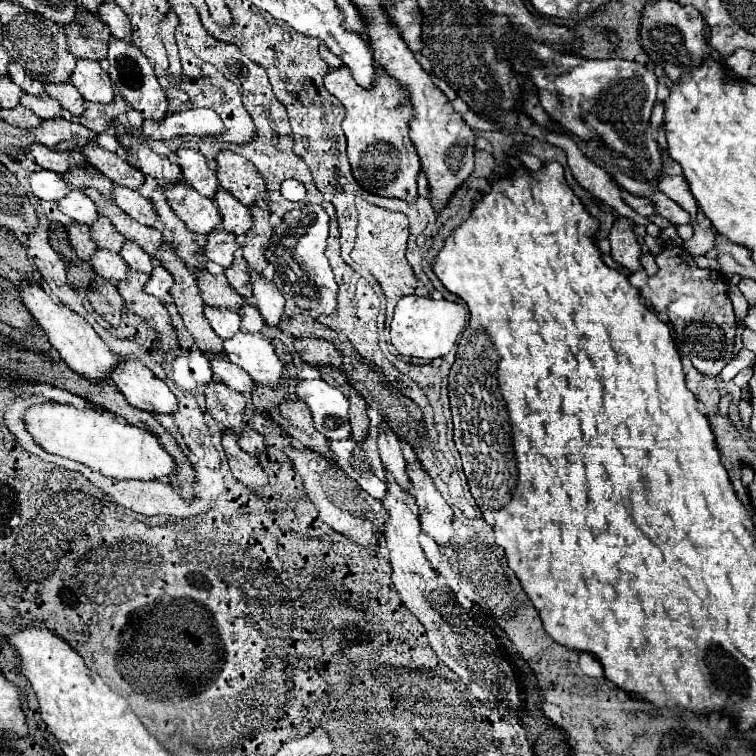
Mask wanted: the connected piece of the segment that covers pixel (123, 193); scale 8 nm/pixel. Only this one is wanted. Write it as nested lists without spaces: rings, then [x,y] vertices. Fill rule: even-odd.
[[[115,185],[111,197],[113,197],[113,201],[117,203],[117,207],[121,211],[125,211],[127,215],[131,215],[141,225],[151,225],[151,227],[155,225],[153,205],[151,205],[149,199],[141,197],[139,191],[133,191],[133,189],[125,189],[125,187]]]

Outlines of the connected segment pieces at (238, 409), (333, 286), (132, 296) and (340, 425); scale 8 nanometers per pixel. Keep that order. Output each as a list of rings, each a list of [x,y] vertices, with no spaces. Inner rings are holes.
[[[211,381],[205,389],[207,413],[227,429],[245,427],[245,399],[241,393],[231,391],[221,381]]]
[[[303,205],[287,211],[281,219],[281,225],[273,229],[273,237],[269,239],[271,245],[267,249],[267,261],[275,267],[275,273],[283,281],[283,291],[297,303],[297,307],[329,315],[335,313],[337,283],[325,257],[327,233],[329,215],[321,205]]]
[[[129,269],[127,279],[123,279],[121,283],[115,283],[115,287],[125,301],[125,307],[131,309],[133,313],[137,313],[141,319],[145,319],[147,325],[159,333],[159,325],[165,331],[167,323],[171,325],[171,321],[169,321],[169,313],[163,307],[163,303],[157,297],[147,295],[143,291],[143,285],[147,283],[147,279],[149,279],[149,275]]]
[[[317,377],[311,381],[299,381],[295,395],[309,407],[313,415],[313,425],[319,433],[323,433],[327,439],[349,437],[349,401],[337,387],[331,387]]]

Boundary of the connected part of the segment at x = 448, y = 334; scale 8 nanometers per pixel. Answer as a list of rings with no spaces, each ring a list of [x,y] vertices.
[[[409,295],[403,297],[397,307],[391,321],[391,345],[395,351],[403,357],[421,357],[421,359],[437,359],[445,357],[453,345],[457,343],[457,337],[467,327],[467,307],[463,301],[435,301],[431,297],[417,297]]]

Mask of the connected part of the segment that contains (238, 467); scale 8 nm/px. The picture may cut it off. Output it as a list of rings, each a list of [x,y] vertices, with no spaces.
[[[223,429],[223,437],[221,437],[221,445],[223,451],[227,455],[231,473],[249,489],[259,489],[267,483],[267,475],[263,473],[263,467],[257,463],[257,459],[253,455],[249,455],[247,451],[243,451],[237,443],[237,435],[233,435],[231,431]]]

